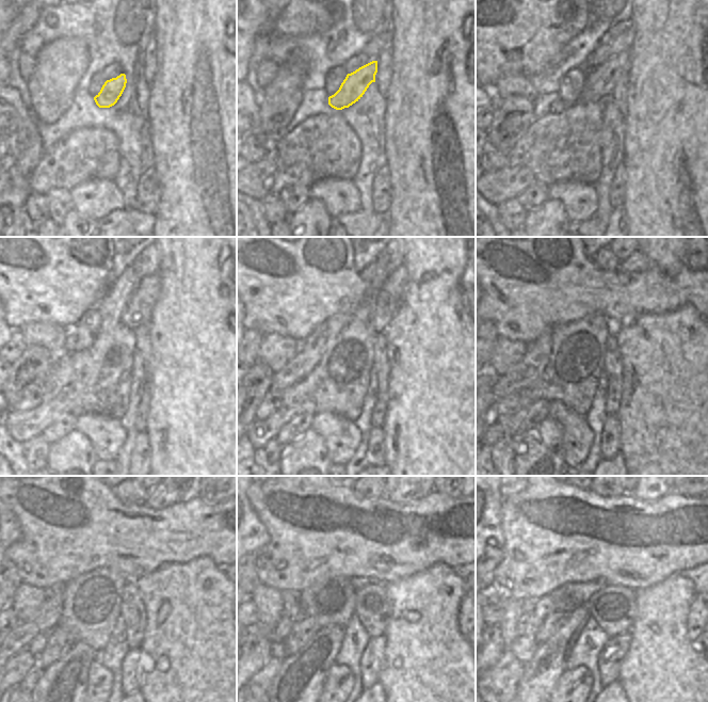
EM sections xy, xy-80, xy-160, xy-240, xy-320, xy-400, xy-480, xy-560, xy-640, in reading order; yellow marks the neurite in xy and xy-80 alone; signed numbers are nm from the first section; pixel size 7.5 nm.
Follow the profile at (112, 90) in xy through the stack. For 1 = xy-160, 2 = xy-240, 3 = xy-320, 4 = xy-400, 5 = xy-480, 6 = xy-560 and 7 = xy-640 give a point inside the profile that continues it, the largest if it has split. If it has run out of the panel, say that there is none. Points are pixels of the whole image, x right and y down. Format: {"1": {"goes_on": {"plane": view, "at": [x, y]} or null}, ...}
{"1": {"goes_on": {"plane": "xy-160", "at": [600, 81]}}, "2": {"goes_on": {"plane": "xy-240", "at": [138, 313]}}, "3": {"goes_on": {"plane": "xy-320", "at": [387, 300]}}, "4": {"goes_on": {"plane": "xy-400", "at": [637, 261]}}, "5": {"goes_on": {"plane": "xy-480", "at": [161, 497]}}, "6": {"goes_on": {"plane": "xy-560", "at": [401, 497]}}, "7": {"goes_on": {"plane": "xy-640", "at": [643, 497]}}}

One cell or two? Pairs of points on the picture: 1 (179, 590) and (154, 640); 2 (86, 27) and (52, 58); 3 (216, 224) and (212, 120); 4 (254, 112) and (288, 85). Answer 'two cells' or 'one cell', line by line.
1: one cell
2: two cells
3: one cell
4: two cells

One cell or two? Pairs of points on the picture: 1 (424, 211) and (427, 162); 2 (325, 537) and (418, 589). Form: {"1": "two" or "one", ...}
{"1": "one", "2": "two"}

